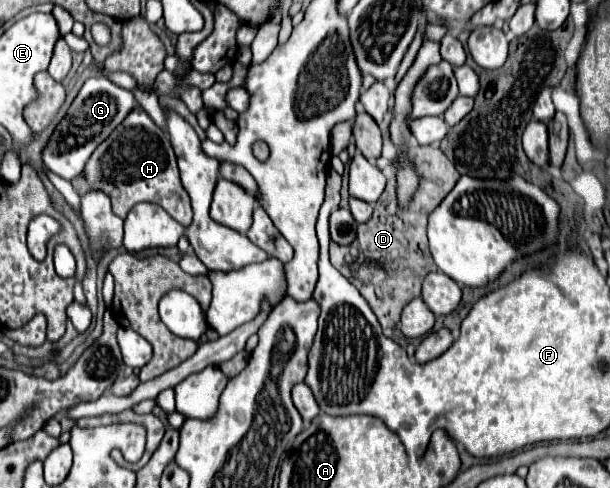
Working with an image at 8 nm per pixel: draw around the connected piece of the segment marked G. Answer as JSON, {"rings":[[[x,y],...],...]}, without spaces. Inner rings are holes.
{"rings":[[[105,76],[89,78],[79,90],[77,98],[73,100],[65,120],[61,120],[61,124],[55,128],[49,146],[43,150],[45,166],[57,176],[65,180],[73,180],[83,172],[89,154],[93,154],[93,150],[123,122],[123,118],[135,106],[137,106],[137,100],[133,92],[113,84]]]}

